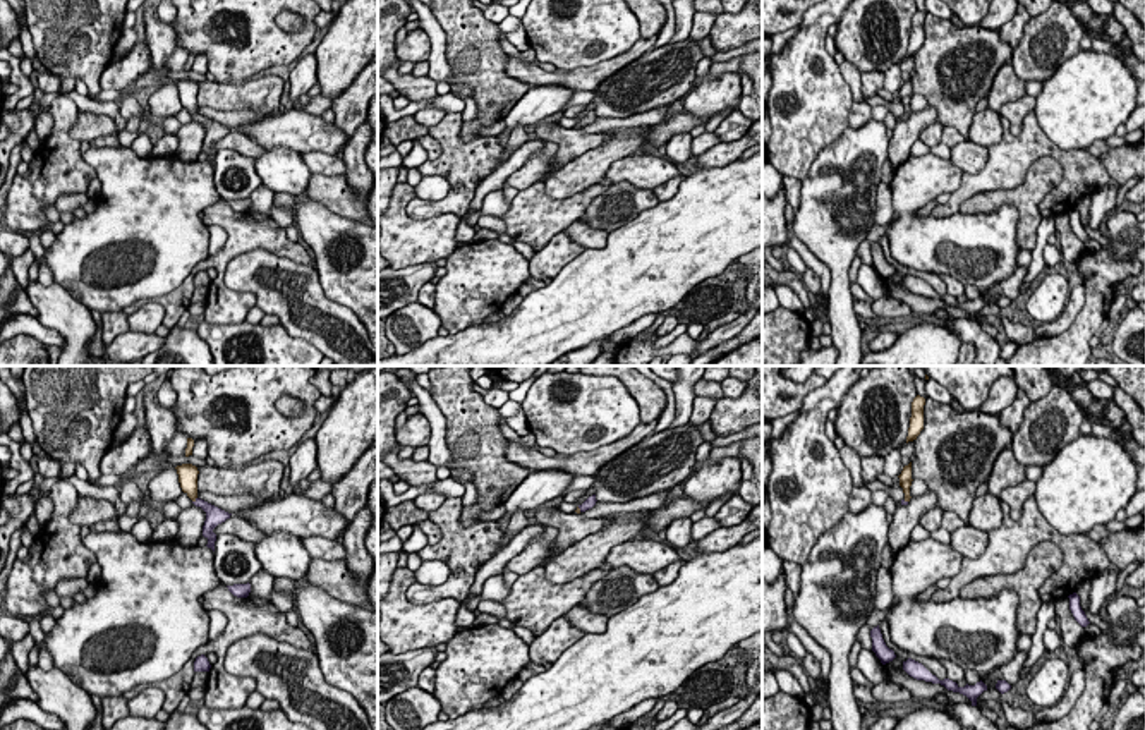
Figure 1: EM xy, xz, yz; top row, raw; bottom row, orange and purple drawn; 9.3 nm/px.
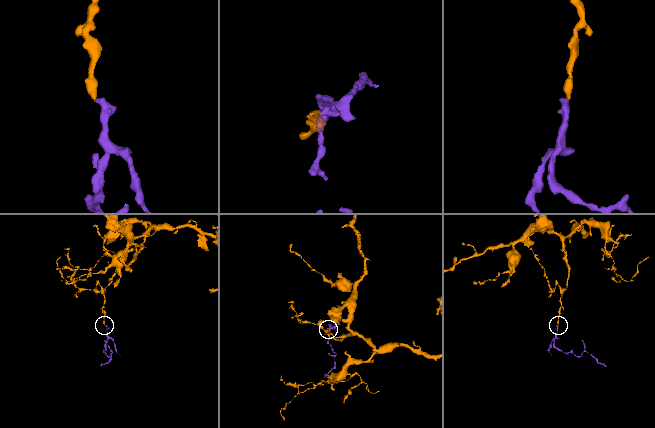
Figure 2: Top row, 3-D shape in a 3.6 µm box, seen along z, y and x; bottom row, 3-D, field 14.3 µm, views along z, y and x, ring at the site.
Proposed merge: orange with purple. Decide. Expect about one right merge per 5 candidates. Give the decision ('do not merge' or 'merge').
merge

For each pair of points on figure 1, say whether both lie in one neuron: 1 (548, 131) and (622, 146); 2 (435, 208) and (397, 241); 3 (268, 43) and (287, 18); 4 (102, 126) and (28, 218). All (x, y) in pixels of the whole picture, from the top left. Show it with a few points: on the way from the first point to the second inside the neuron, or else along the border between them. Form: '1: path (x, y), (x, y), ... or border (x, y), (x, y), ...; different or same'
1: border (605, 133), (605, 139), (599, 145), (567, 162); different
2: border (405, 205), (416, 218), (443, 213), (459, 217); different
3: border (273, 18), (289, 31), (297, 31), (304, 24); different
4: border (79, 112), (69, 133), (79, 143); different

